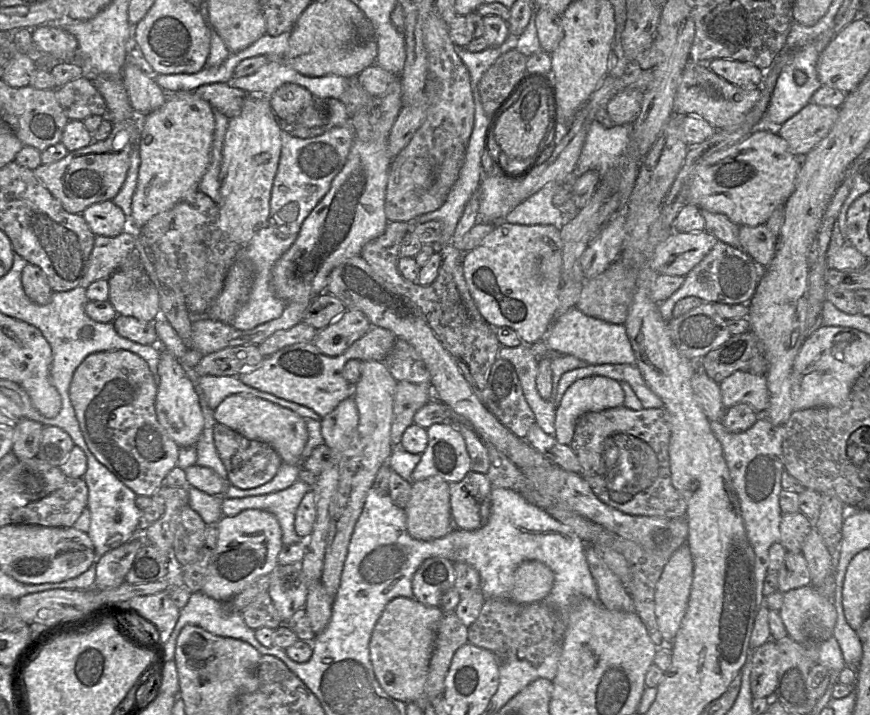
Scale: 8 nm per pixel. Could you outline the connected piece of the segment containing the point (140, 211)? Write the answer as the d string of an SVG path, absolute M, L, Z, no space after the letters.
M194 91L166 94L165 103L141 119L141 162L131 214L136 230L199 188L210 164L214 131L214 109Z

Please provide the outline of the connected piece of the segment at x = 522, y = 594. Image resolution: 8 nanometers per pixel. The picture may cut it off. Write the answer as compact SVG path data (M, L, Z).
M536 560L522 562L514 572L511 599L519 603L543 601L551 592L554 573Z

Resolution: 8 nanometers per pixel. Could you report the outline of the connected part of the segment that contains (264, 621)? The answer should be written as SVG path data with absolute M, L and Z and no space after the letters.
M268 591L260 592L242 611L246 625L253 630L260 627L276 629L283 623Z

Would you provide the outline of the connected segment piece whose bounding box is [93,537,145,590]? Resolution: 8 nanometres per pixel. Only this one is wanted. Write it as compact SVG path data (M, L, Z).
M134 537L105 553L97 563L93 588L107 590L123 584L137 552L144 543L142 537Z

